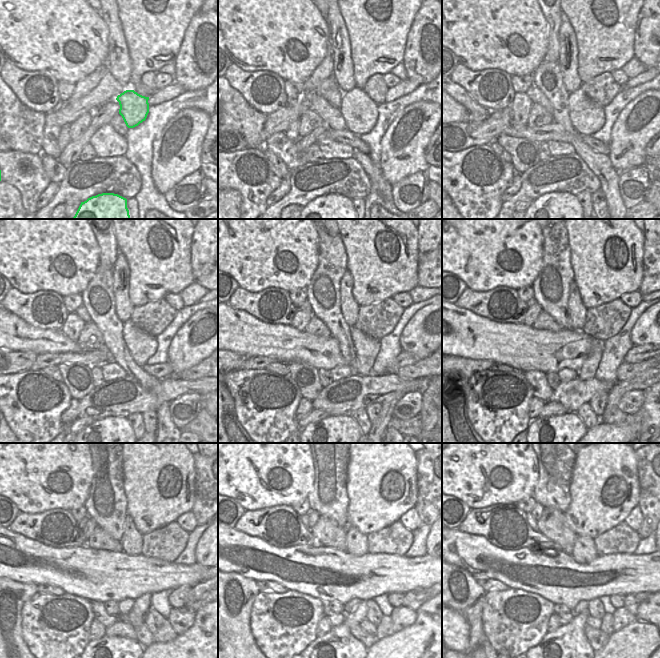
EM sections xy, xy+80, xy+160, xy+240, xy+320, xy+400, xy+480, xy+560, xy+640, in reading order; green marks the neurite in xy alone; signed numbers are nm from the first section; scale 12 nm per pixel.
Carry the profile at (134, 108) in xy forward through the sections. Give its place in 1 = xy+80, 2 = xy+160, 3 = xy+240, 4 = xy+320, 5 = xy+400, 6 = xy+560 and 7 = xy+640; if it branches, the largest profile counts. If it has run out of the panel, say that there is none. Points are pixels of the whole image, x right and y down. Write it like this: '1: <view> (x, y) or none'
1: xy+80 (360, 112)
2: xy+160 (587, 116)
3: xy+240 (141, 345)
4: xy+320 (367, 348)
5: xy+400 (591, 364)
6: xy+560 (338, 646)
7: xy+640 (568, 646)

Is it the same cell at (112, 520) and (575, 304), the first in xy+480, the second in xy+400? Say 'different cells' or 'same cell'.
different cells

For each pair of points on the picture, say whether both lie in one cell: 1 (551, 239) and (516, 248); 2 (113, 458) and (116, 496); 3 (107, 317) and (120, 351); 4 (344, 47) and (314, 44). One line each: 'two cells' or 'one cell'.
1: two cells
2: one cell
3: one cell
4: two cells

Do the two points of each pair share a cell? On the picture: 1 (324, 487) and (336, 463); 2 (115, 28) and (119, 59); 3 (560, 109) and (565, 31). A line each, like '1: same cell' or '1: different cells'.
1: same cell
2: same cell
3: different cells

